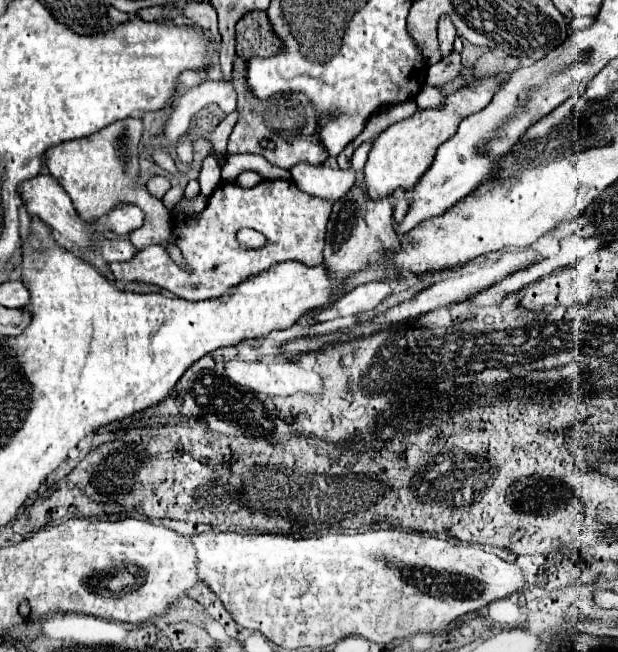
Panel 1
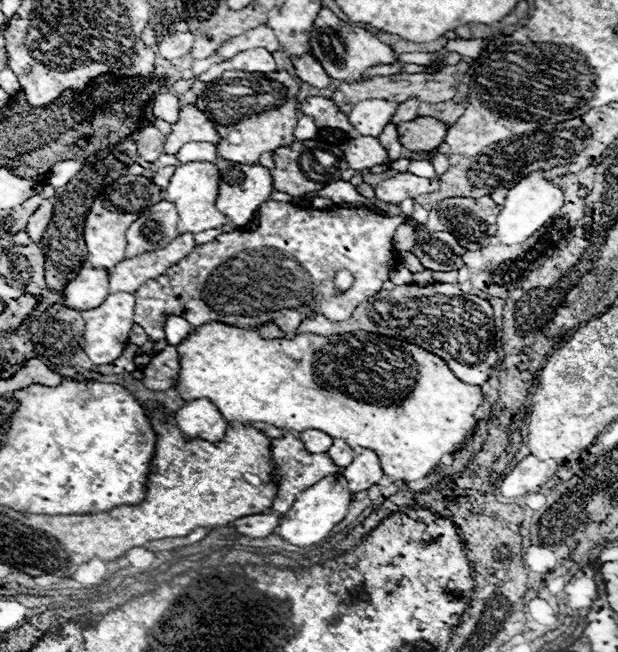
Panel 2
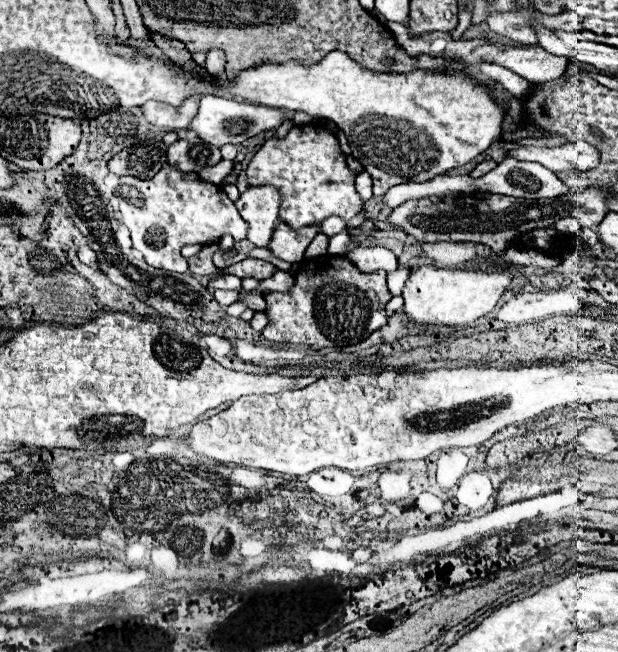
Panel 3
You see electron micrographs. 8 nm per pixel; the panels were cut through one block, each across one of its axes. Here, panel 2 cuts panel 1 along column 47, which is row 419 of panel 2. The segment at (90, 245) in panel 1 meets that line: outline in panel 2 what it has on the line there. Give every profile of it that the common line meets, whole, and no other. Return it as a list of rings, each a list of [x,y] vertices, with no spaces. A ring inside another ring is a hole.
[[[206,398],[184,404],[174,414],[174,420],[184,438],[202,438],[208,442],[220,442],[228,426],[216,406]]]

